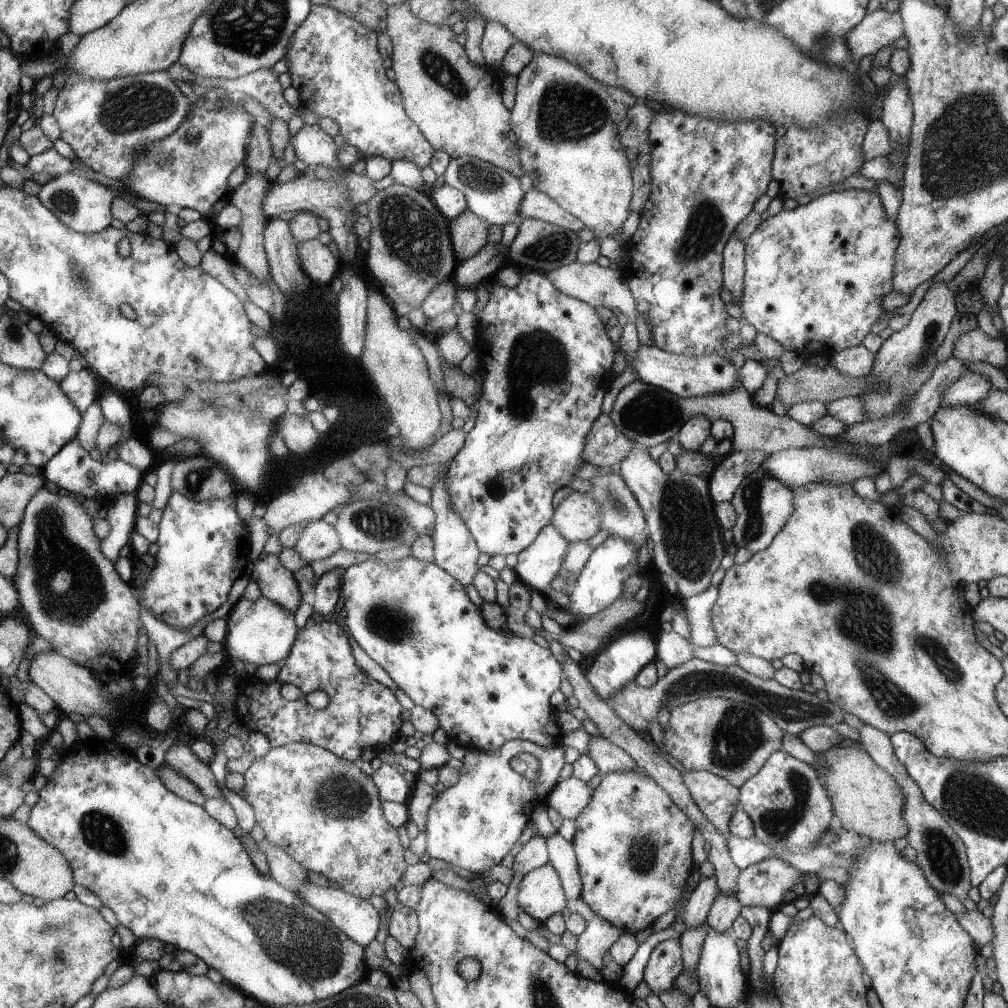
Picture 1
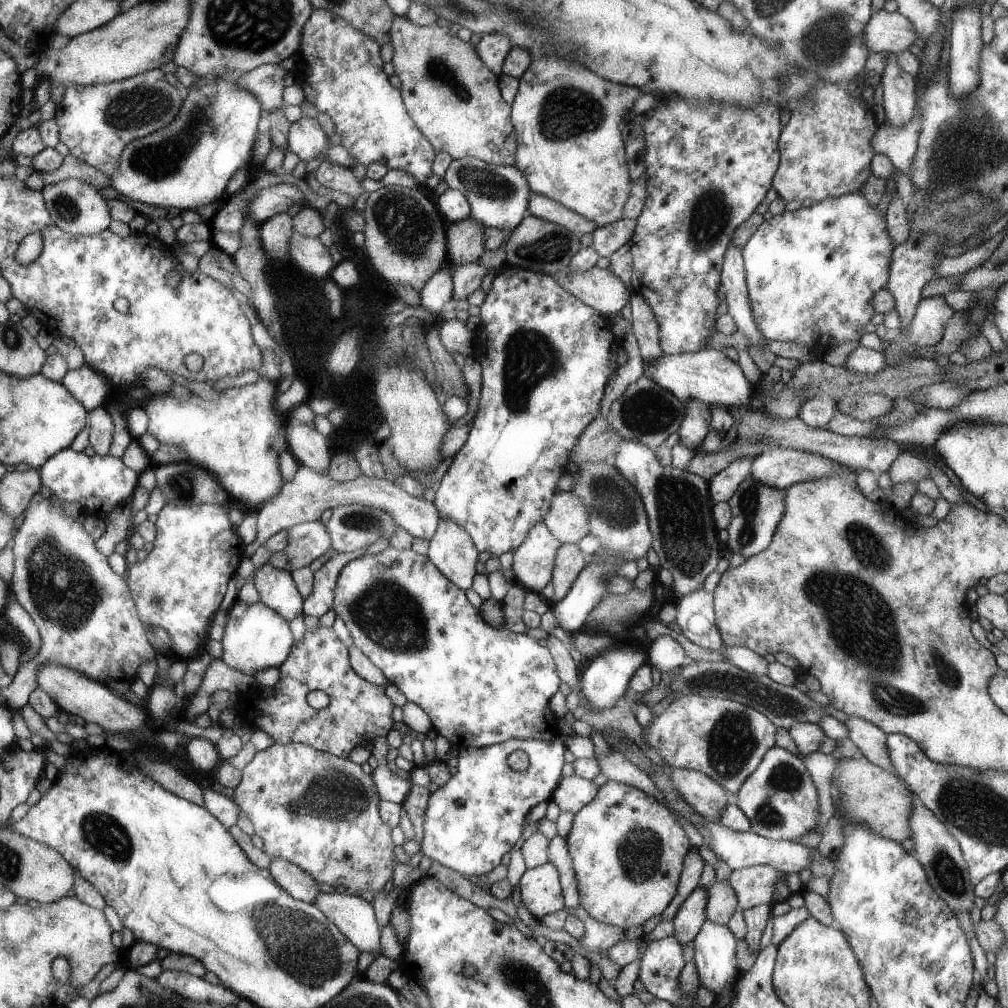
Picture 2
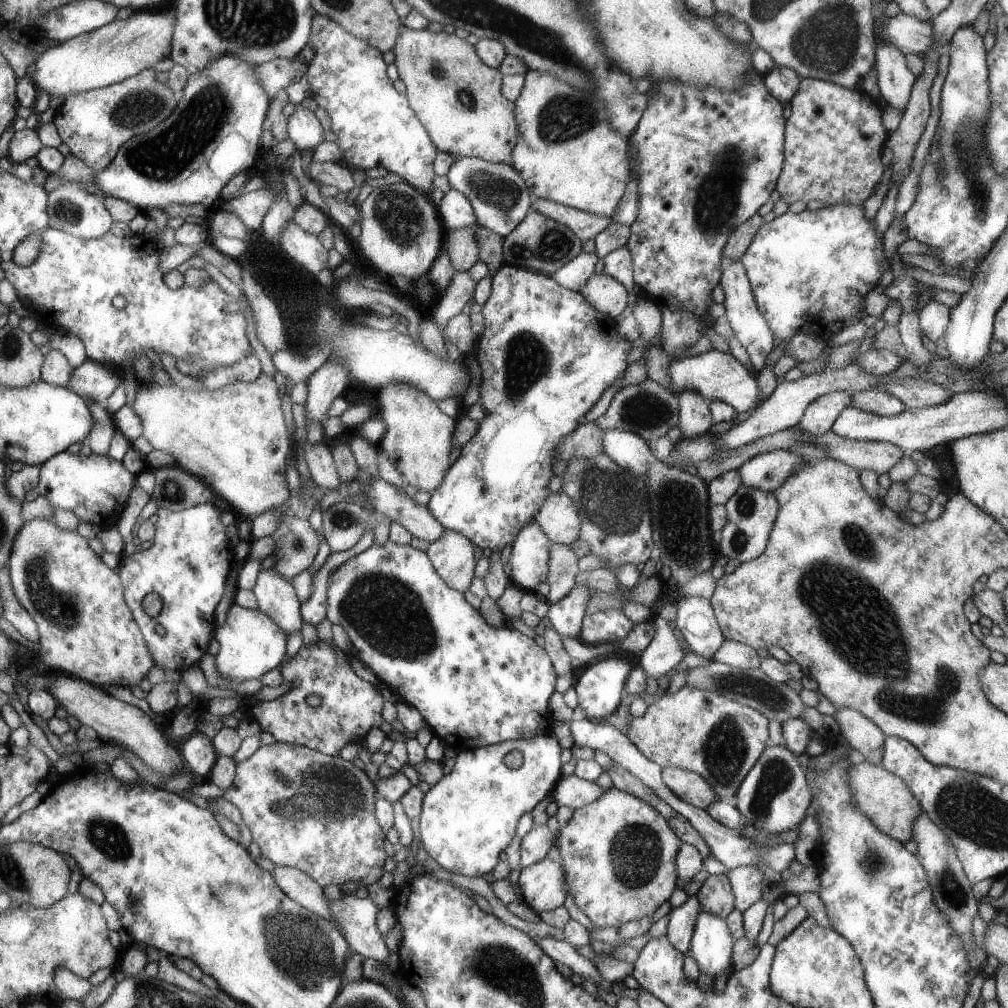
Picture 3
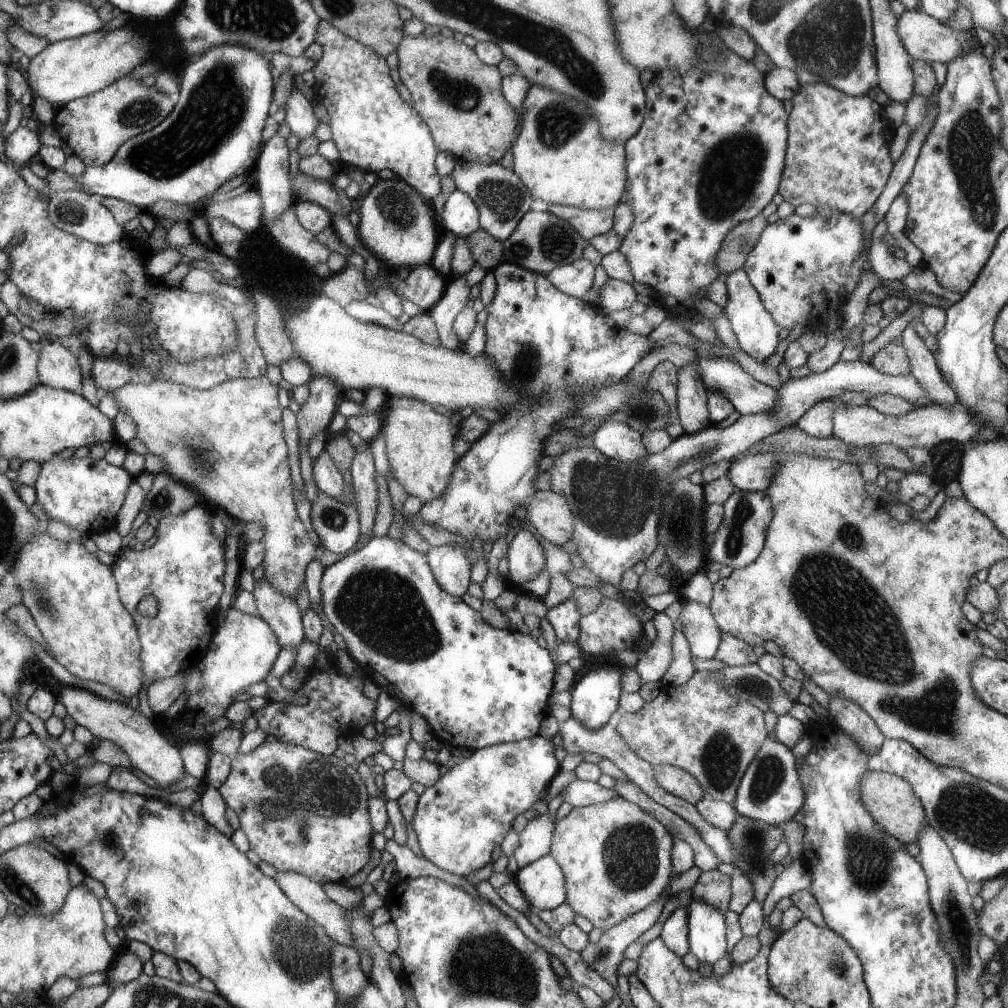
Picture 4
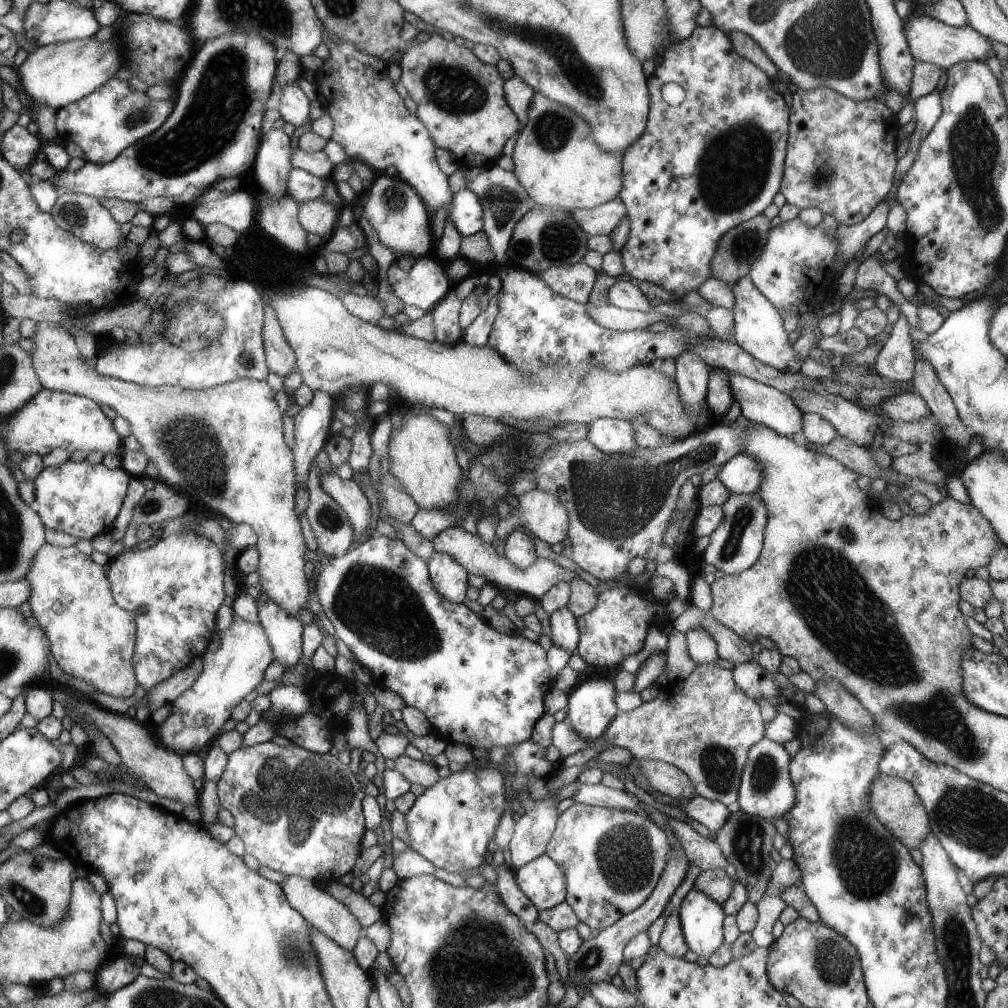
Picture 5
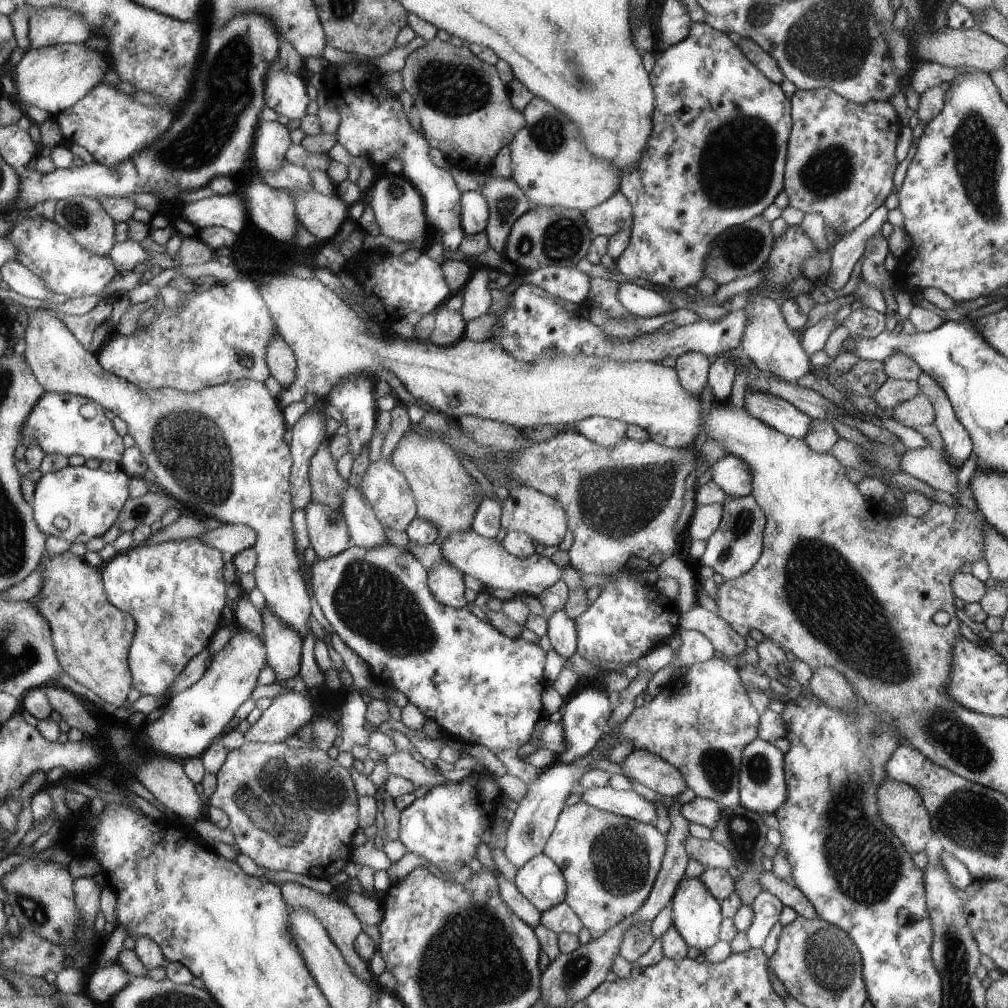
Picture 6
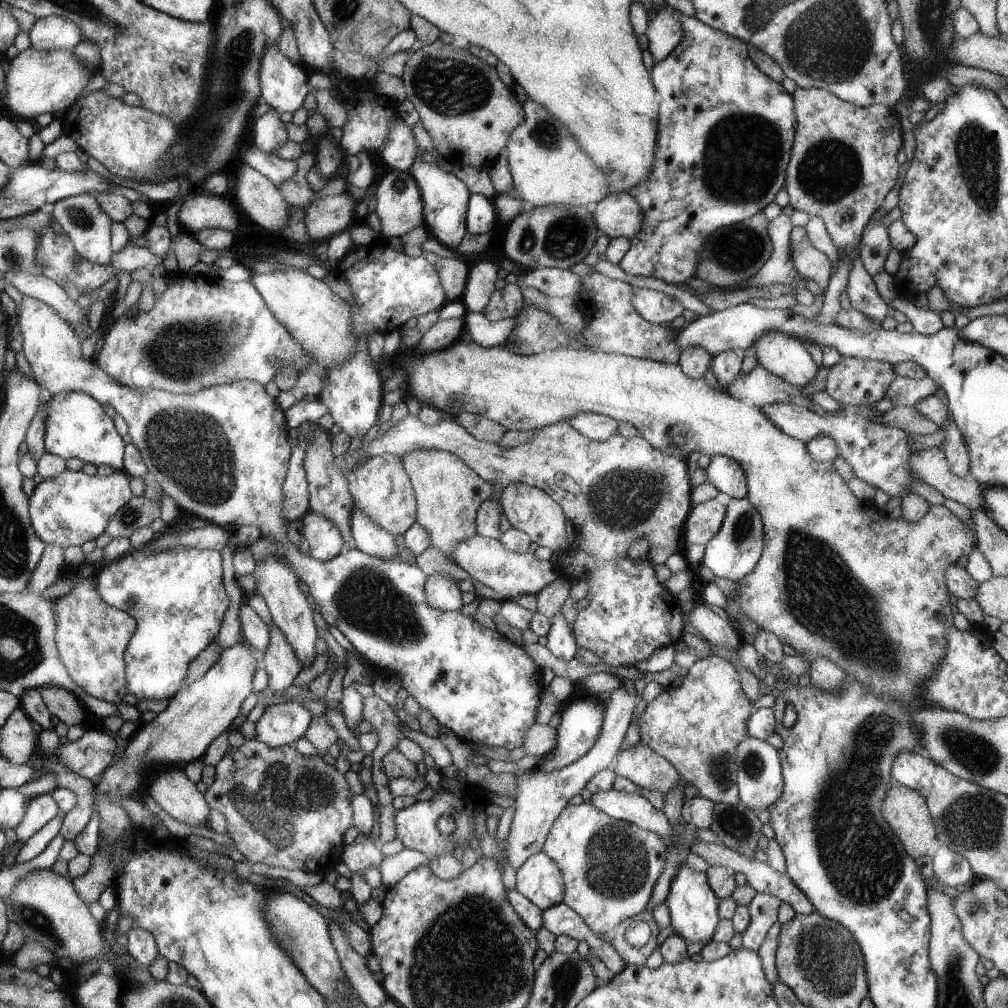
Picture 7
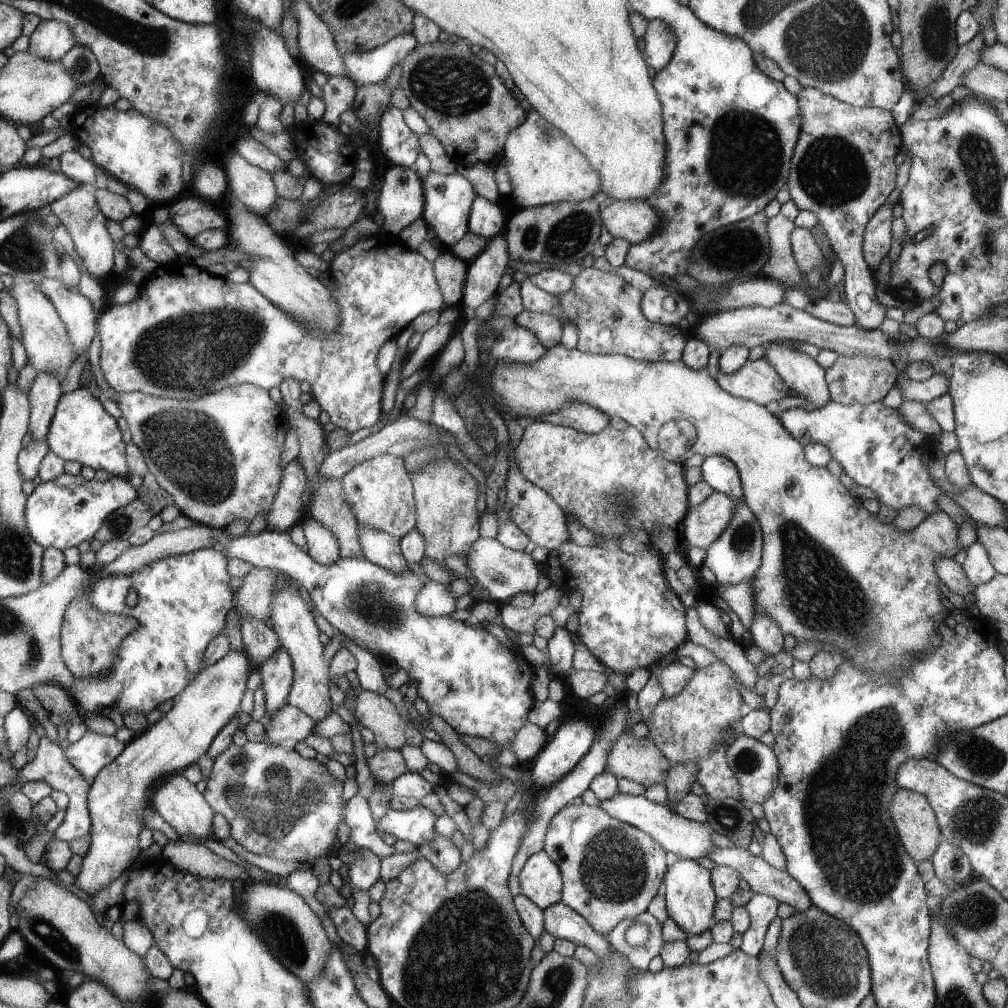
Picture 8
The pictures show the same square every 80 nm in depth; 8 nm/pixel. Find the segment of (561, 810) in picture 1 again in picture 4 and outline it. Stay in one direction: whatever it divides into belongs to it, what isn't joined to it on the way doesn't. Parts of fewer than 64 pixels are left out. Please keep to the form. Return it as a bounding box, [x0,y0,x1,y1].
[562,779,620,807]

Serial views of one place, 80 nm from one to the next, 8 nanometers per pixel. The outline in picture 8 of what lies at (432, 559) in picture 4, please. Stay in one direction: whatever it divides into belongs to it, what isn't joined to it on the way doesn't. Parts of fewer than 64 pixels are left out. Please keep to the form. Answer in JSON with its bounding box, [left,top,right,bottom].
[416,579,457,616]

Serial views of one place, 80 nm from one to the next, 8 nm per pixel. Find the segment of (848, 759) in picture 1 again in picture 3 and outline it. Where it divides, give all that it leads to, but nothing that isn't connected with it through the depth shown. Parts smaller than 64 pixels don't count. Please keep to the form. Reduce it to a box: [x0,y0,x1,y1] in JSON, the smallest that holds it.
[848,759,923,844]

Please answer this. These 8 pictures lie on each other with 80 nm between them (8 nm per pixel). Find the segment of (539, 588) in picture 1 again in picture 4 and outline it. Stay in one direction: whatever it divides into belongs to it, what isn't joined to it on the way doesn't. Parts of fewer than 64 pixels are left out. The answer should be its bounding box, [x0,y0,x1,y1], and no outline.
[505,527,546,584]

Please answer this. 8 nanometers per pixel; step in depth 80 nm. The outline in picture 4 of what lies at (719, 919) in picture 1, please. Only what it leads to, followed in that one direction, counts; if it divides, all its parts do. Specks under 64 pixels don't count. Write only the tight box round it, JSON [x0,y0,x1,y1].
[691,869,731,913]

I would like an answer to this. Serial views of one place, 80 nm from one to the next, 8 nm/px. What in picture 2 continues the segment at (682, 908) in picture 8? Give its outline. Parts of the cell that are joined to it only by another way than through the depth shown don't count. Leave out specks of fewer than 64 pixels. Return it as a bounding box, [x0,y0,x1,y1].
[692,918,739,997]

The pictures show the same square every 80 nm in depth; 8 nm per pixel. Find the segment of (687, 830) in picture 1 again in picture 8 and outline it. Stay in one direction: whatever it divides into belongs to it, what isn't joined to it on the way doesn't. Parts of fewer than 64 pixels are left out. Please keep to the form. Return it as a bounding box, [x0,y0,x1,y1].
[544,805,668,935]

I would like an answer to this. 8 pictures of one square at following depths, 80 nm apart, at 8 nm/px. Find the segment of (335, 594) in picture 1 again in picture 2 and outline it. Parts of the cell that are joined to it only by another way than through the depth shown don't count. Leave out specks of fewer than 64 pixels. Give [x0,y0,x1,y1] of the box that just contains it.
[303,548,366,619]

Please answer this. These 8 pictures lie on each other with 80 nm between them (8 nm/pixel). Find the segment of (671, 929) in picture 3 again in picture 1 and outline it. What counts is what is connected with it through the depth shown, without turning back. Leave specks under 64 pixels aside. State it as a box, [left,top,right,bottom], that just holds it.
[679,876,720,930]

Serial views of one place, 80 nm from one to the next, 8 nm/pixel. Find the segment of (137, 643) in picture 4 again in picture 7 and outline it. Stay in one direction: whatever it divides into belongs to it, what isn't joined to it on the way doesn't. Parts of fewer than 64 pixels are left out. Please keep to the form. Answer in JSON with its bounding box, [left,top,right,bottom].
[57,572,141,723]

